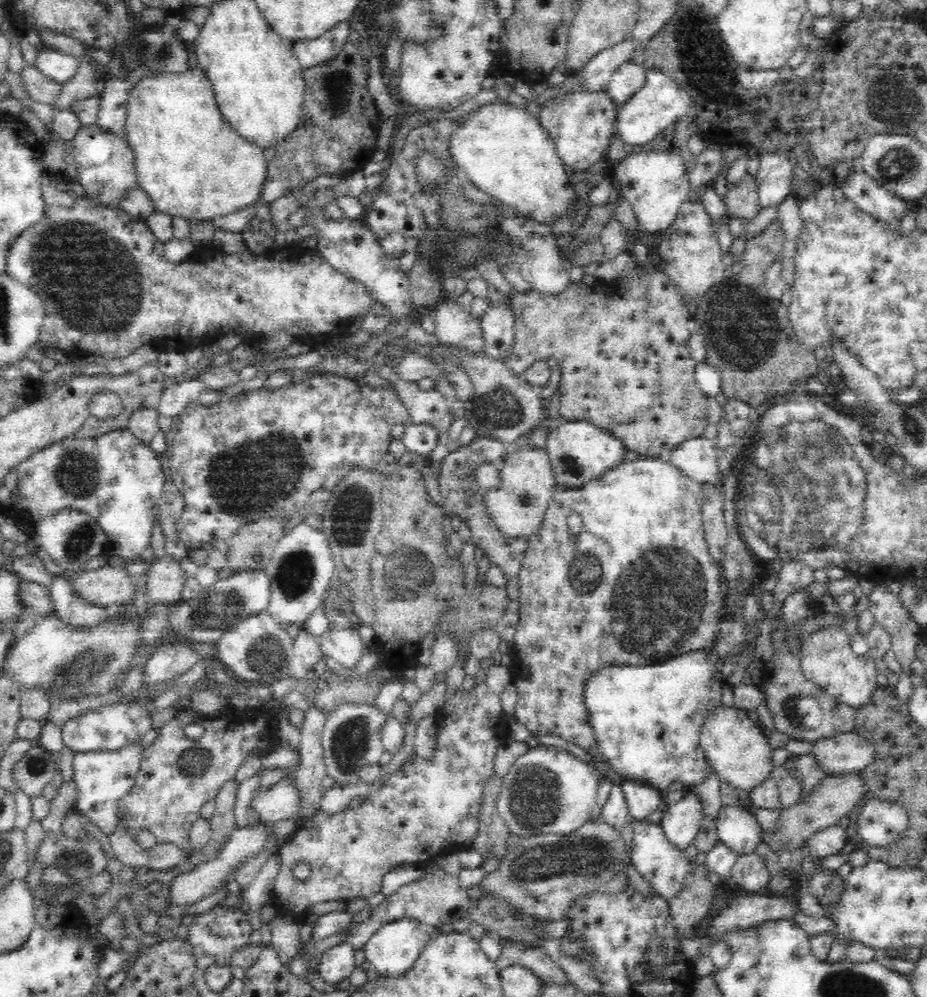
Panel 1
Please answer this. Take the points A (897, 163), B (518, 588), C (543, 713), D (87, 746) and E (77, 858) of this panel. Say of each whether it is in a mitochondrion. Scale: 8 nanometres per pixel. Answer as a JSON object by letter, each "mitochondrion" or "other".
{"A":"mitochondrion","B":"other","C":"other","D":"other","E":"mitochondrion"}

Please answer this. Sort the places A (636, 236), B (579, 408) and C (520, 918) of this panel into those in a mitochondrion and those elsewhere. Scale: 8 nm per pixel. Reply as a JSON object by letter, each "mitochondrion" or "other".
{"A":"other","B":"other","C":"mitochondrion"}

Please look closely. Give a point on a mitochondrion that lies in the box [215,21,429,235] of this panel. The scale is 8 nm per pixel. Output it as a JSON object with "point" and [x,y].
{"point":[337,97]}

